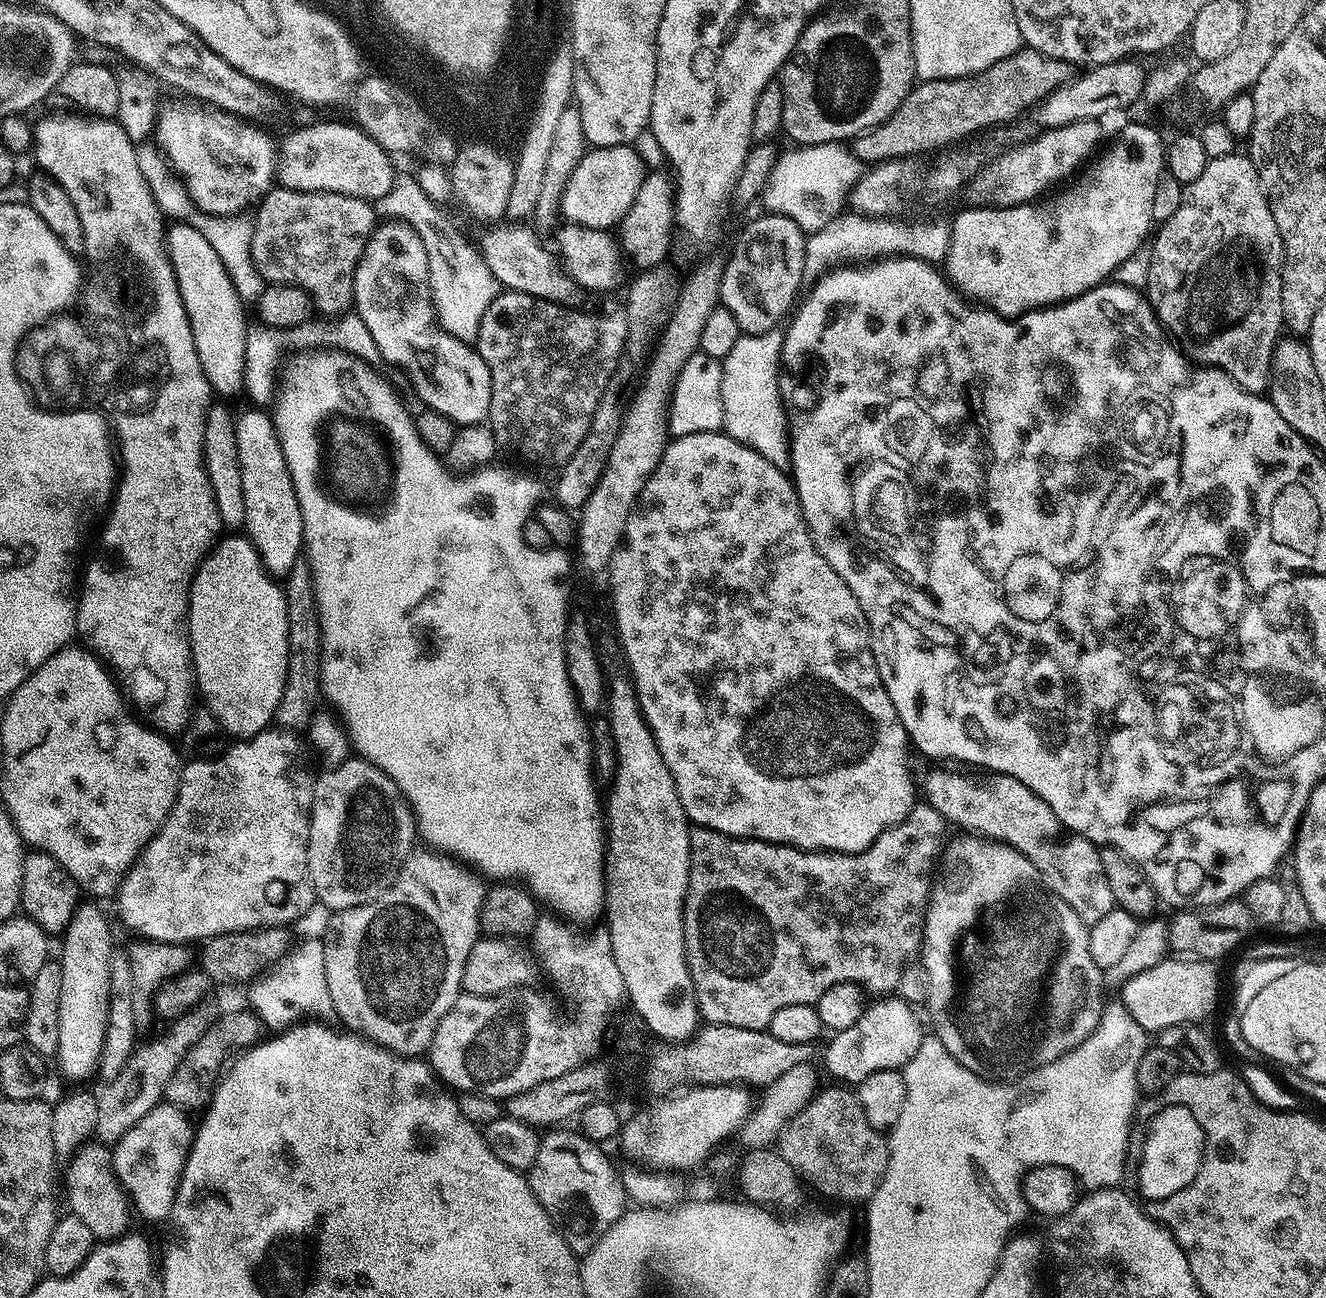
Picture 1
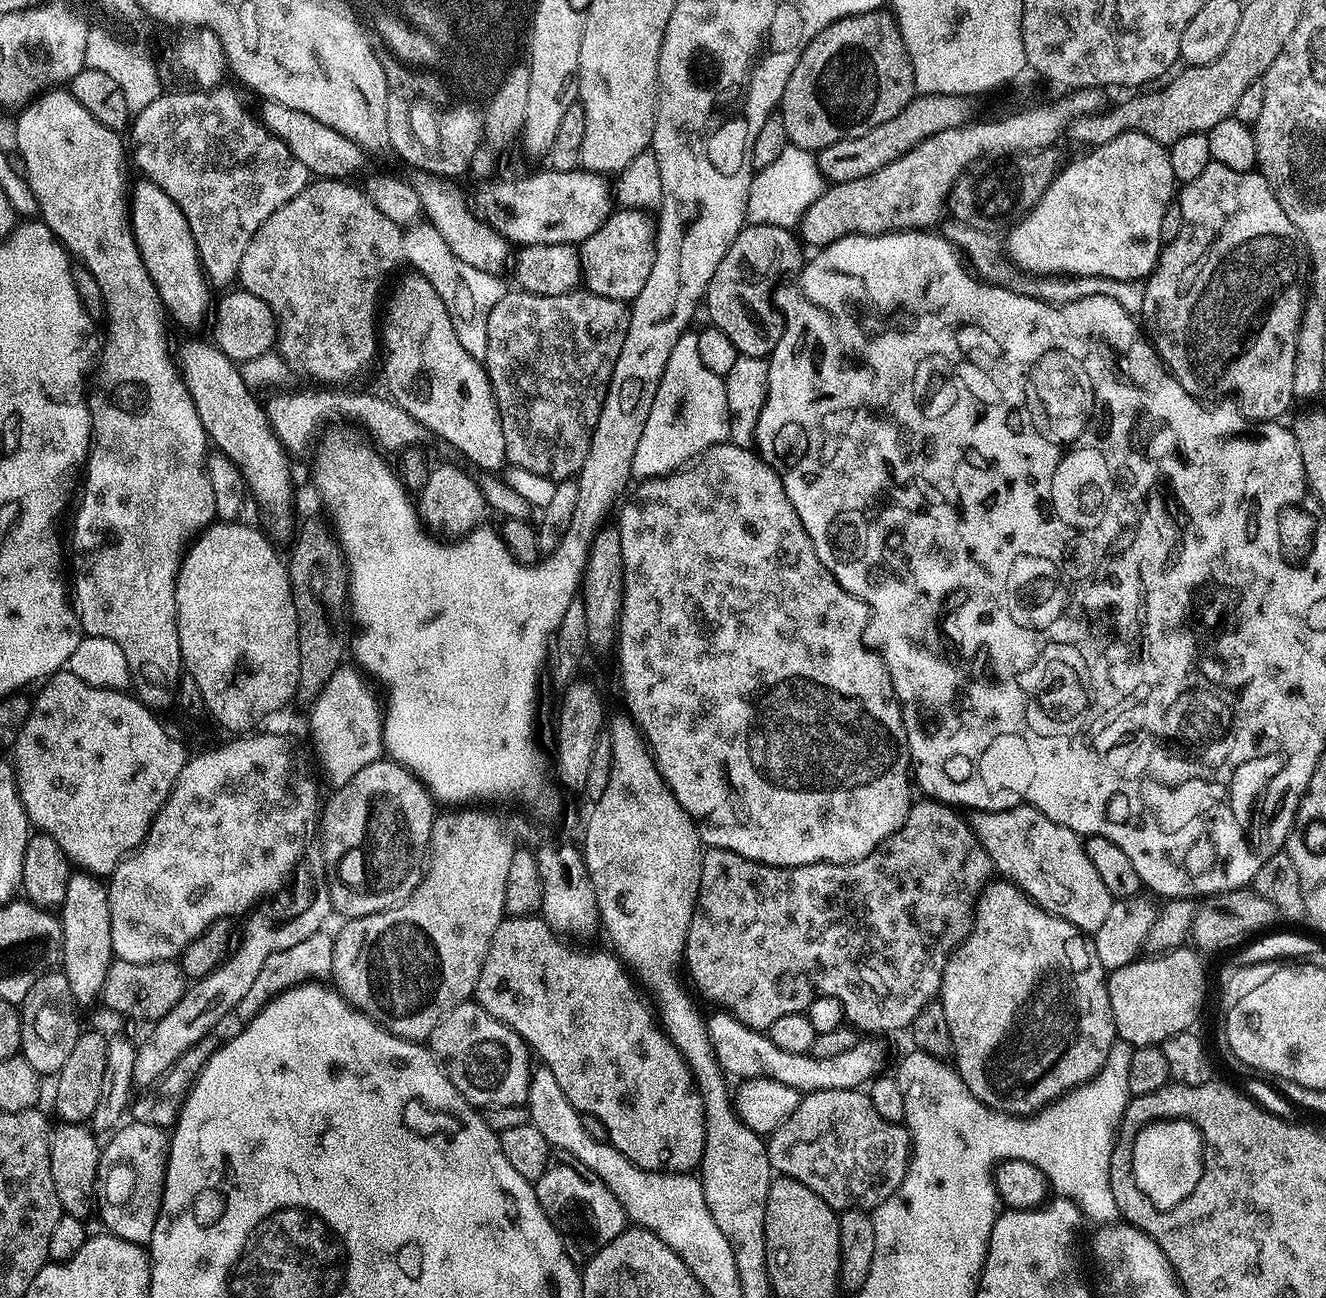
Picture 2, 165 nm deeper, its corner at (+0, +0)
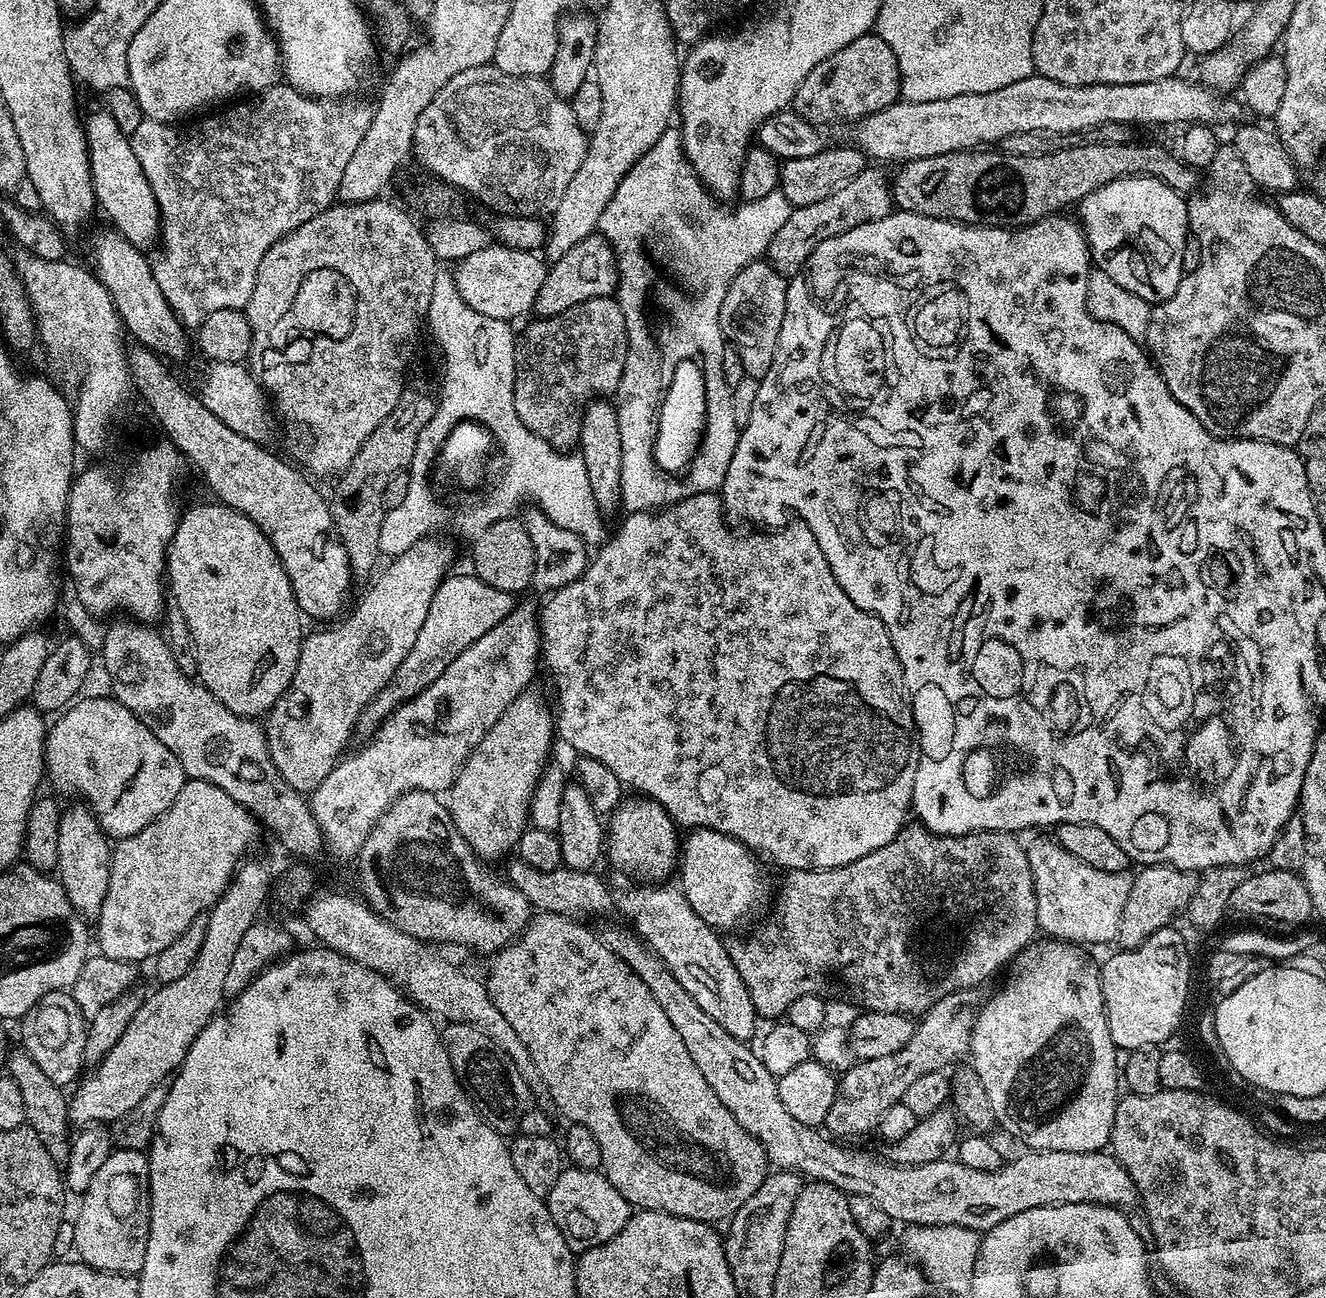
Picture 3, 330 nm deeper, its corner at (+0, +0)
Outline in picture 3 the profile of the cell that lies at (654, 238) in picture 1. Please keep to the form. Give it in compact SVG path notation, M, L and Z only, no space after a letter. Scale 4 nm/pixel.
M593 234L582 238L578 246L556 260L548 269L546 282L542 282L542 290L538 290L536 307L537 317L557 316L562 310L570 310L570 306L586 302L590 298L612 296L619 282L619 270L616 265L616 254L603 235Z

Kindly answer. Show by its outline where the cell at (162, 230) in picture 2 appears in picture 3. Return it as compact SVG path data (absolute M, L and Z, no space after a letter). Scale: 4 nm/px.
M103 110L85 115L82 123L84 137L88 140L88 162L99 211L108 215L107 223L130 243L155 245L160 234L160 211L154 192L146 182L146 174L142 174L142 166L138 166L138 158L134 158L129 133L118 130L118 122Z

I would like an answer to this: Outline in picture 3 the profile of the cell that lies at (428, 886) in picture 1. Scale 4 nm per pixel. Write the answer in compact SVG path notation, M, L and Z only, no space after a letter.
M529 686L510 702L510 706L506 706L506 710L502 710L502 718L488 728L488 733L480 739L478 746L474 746L456 773L456 780L446 793L446 807L458 834L462 834L477 857L496 860L499 856L507 857L515 849L518 838L529 823L528 805L532 802L536 781L549 763L548 755L552 752L555 736L556 722L549 705L548 708L544 705L544 696L536 686Z

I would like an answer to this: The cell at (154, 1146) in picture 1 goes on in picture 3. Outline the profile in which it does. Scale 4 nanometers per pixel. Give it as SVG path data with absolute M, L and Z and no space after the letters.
M116 1148L102 1162L98 1174L90 1186L79 1197L80 1209L74 1215L74 1252L83 1263L97 1268L99 1272L117 1272L123 1276L135 1277L142 1270L146 1258L146 1242L150 1234L150 1186L148 1185L148 1157L138 1150Z

